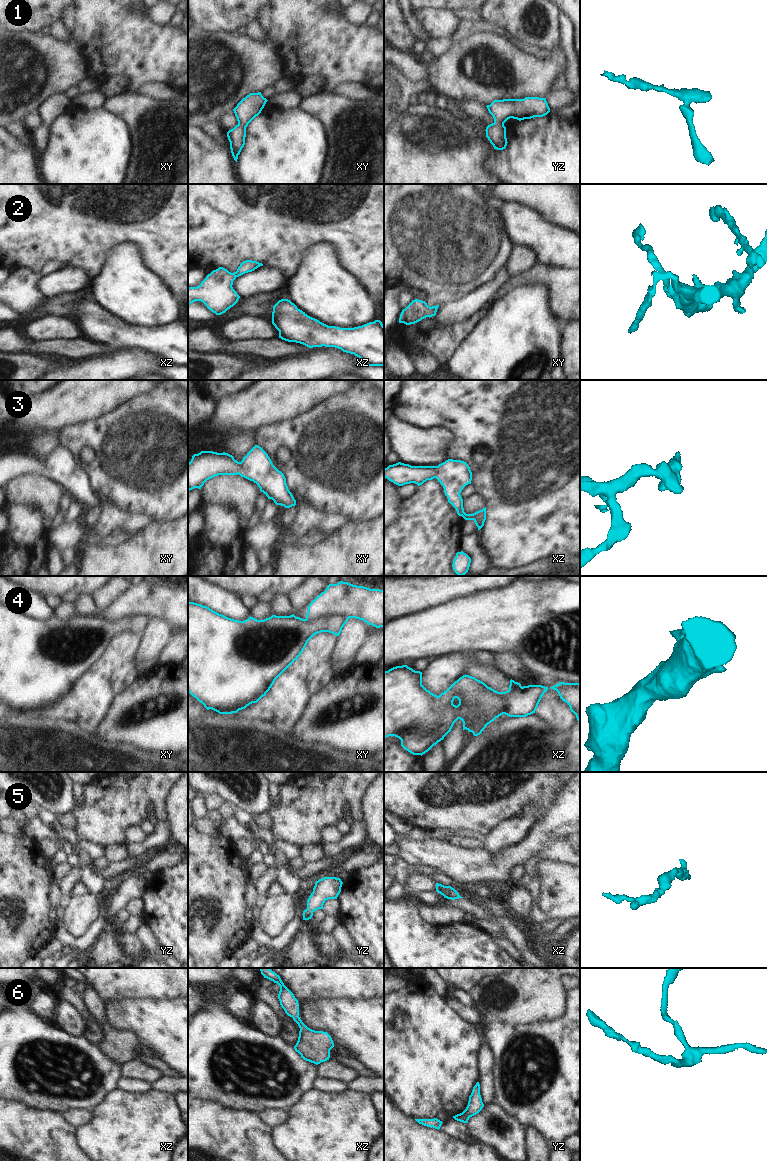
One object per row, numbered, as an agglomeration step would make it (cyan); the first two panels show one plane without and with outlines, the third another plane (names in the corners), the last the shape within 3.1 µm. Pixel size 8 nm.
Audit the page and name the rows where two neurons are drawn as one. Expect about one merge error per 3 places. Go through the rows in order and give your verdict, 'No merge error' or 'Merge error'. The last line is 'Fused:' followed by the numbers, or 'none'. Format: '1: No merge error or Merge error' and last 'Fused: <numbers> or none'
1: No merge error
2: No merge error
3: No merge error
4: Merge error
5: No merge error
6: No merge error
Fused: 4

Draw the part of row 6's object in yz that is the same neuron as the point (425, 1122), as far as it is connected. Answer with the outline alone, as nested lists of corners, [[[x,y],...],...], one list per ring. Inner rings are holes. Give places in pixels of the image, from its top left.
[[[437,1118],[434,1119],[415,1119],[419,1124],[422,1124],[427,1127],[433,1127],[435,1129],[440,1129],[442,1125],[442,1121],[438,1120]]]

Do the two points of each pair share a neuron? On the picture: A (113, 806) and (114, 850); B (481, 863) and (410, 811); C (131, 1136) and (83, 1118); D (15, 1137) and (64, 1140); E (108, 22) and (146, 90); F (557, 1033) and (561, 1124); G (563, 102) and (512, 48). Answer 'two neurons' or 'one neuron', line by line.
A: two neurons
B: two neurons
C: two neurons
D: one neuron
E: two neurons
F: one neuron
G: two neurons

